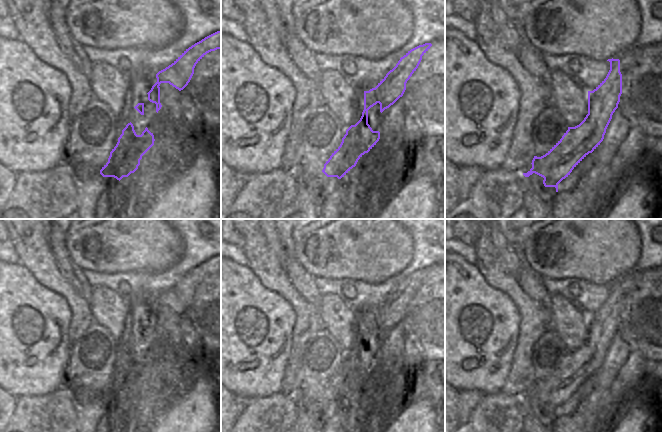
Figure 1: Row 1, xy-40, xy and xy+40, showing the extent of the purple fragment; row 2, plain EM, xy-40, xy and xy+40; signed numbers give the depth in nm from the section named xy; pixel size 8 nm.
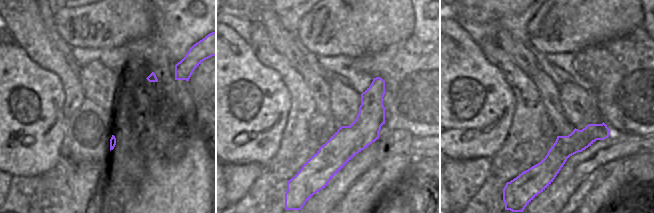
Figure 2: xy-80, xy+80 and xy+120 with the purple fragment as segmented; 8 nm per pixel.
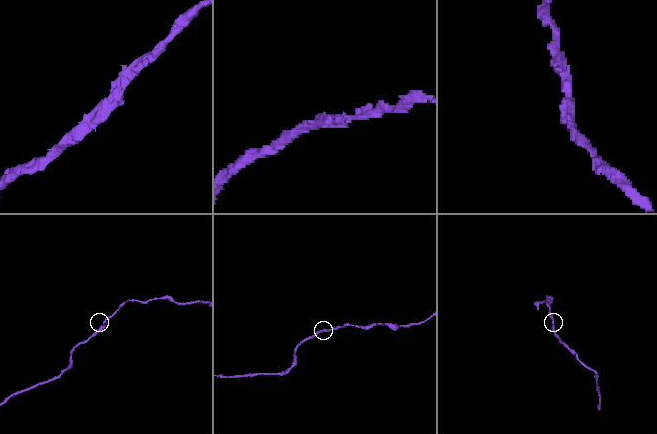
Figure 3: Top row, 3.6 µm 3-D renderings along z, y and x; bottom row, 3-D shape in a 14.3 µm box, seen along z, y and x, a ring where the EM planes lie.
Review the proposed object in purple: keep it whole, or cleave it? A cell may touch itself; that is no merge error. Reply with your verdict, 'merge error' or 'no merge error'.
no merge error

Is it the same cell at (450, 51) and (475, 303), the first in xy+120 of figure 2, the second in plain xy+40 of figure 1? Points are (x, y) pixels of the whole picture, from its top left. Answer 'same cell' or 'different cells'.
same cell

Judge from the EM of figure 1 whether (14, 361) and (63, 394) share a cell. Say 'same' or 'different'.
different

